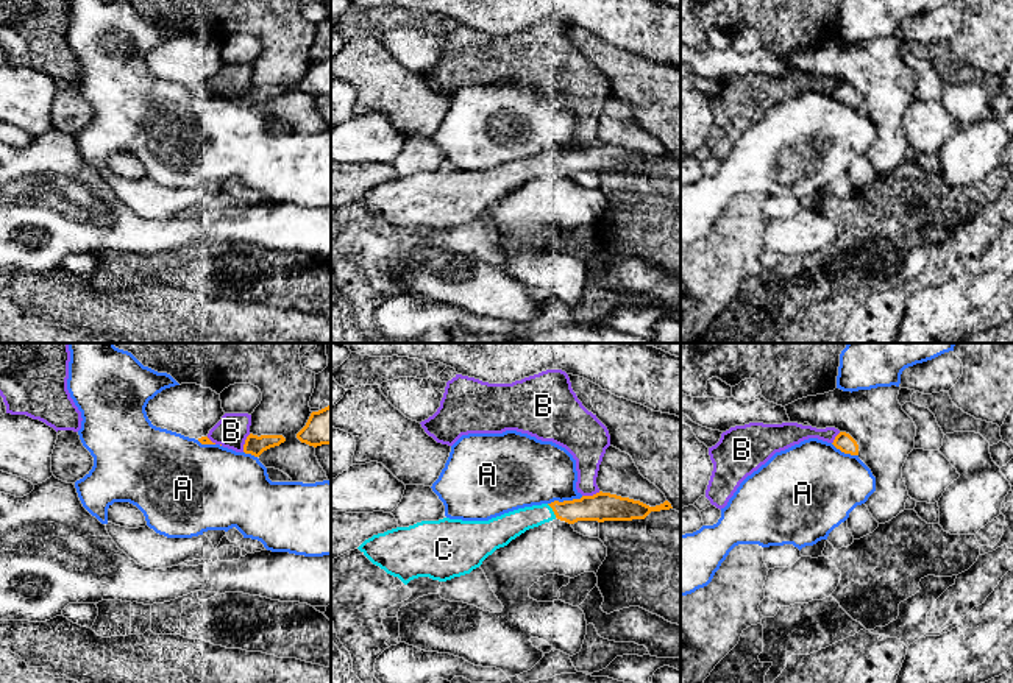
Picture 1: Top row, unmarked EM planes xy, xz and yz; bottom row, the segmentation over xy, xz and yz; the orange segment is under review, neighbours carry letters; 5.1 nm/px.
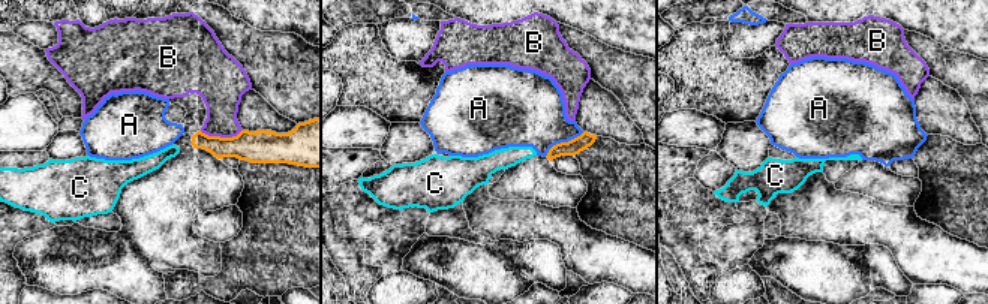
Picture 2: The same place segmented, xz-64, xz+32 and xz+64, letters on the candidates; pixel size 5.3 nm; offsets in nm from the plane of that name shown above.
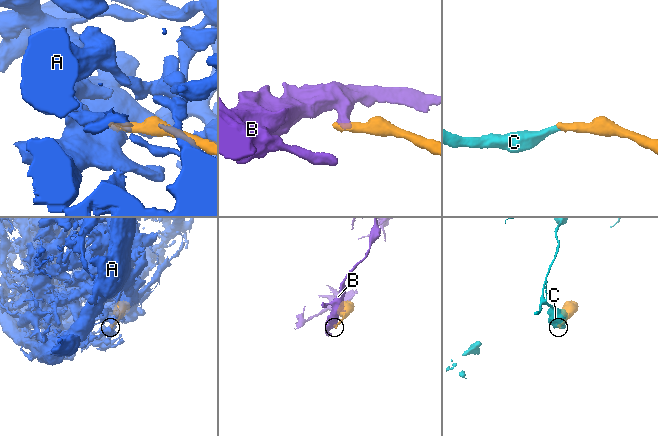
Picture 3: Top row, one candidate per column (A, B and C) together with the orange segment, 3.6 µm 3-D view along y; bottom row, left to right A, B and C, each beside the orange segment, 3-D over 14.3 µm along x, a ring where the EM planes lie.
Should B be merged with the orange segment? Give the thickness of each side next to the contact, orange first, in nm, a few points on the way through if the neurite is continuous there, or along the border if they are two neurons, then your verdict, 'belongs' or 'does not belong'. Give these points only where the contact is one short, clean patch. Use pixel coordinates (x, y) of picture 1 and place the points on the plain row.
calibres 100 and 170 nm; does not belong

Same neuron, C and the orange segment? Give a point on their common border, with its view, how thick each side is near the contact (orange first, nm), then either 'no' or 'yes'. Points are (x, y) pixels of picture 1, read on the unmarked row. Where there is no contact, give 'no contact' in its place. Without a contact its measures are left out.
xz (553, 161) | 150/140 nm | yes

